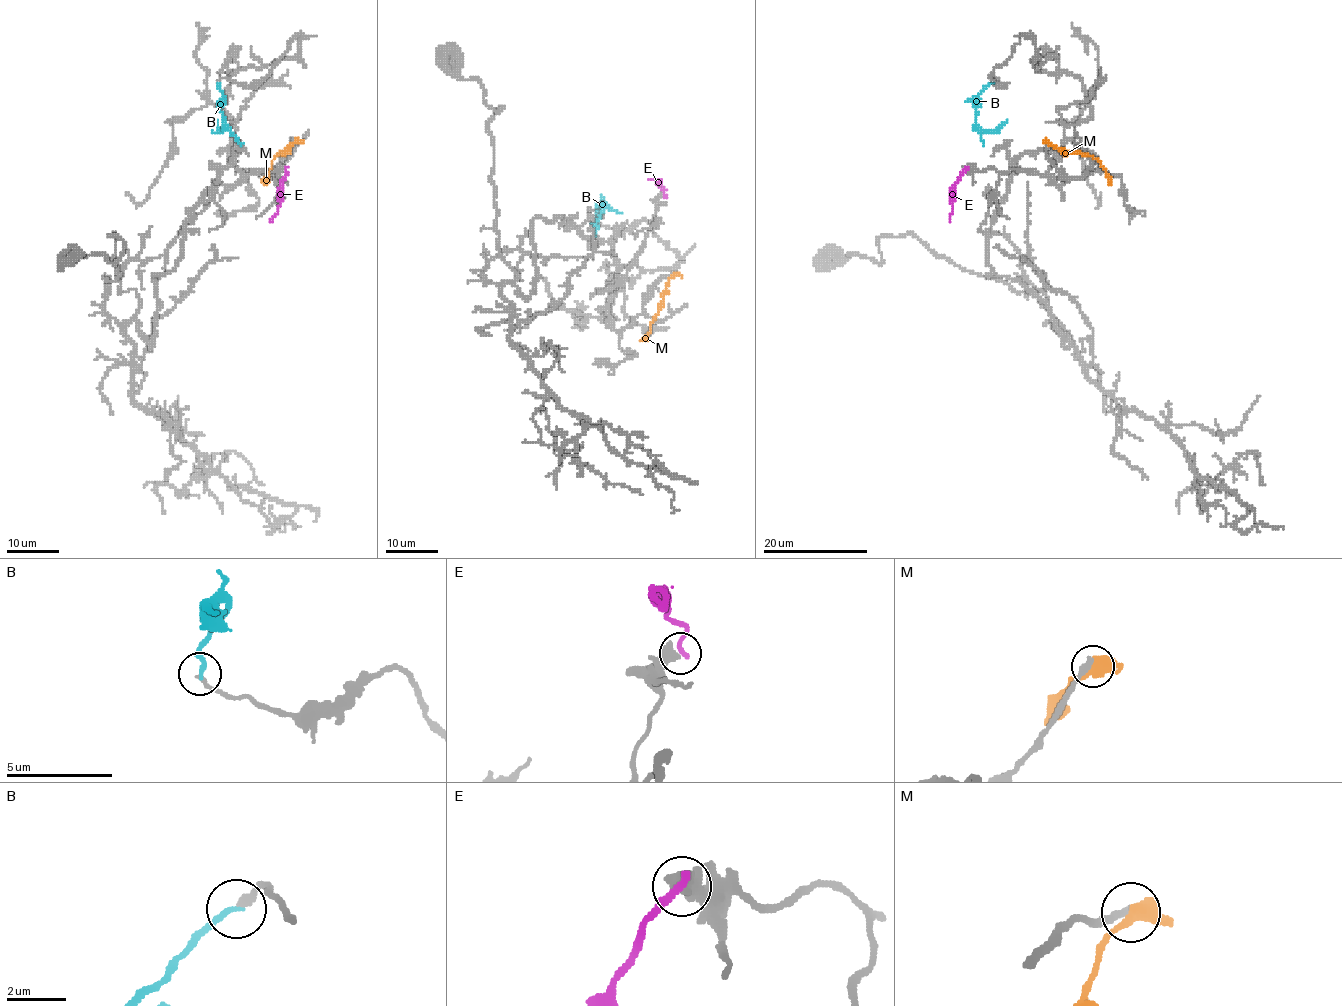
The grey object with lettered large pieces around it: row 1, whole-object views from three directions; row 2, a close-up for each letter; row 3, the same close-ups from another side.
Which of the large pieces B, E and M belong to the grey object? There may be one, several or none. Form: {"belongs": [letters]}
{"belongs": []}

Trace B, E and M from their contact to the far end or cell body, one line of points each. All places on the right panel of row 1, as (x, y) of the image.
B: (992, 82), (973, 99), (976, 124), (988, 132), (1007, 120)
E: (966, 168), (954, 185), (950, 220)
M: (1045, 141), (1059, 149), (1096, 159), (1112, 185)

